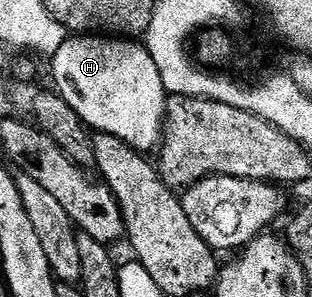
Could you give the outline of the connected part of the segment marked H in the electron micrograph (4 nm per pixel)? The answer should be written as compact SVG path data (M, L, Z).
M73 35L67 37L58 52L51 55L52 76L57 93L63 96L74 112L89 129L97 133L114 135L143 154L160 144L164 119L167 115L167 99L162 78L155 67L154 58L147 47L133 39L116 36Z

